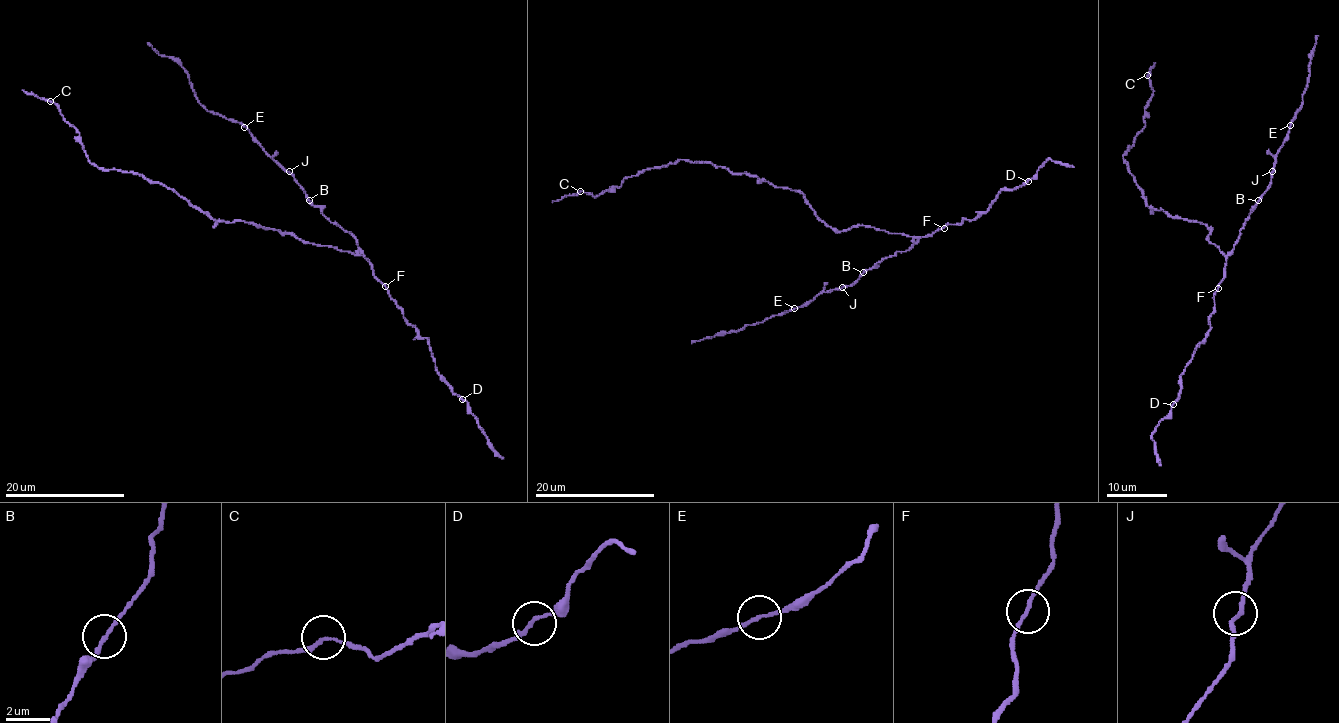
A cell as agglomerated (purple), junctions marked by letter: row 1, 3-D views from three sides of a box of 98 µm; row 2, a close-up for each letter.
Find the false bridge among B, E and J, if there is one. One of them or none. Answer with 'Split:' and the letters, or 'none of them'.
Split: none of them

